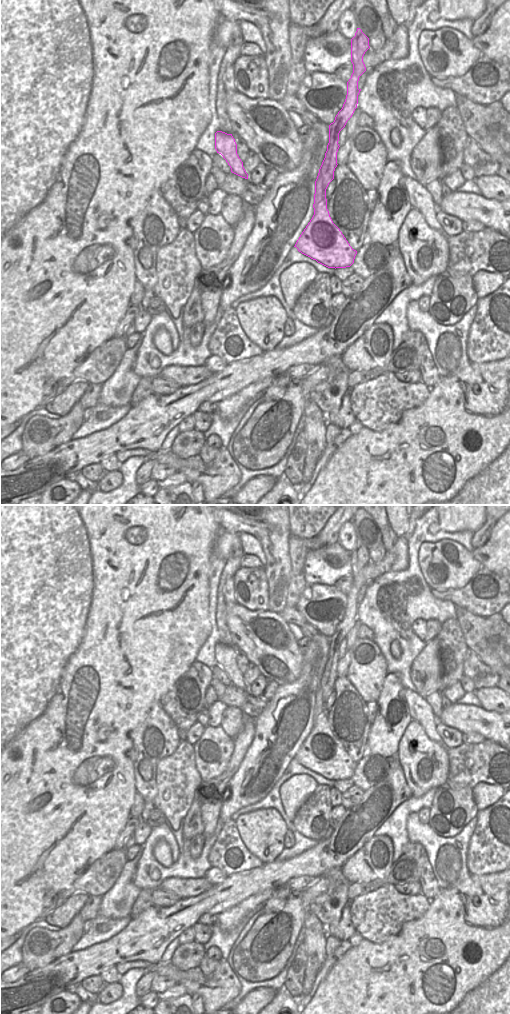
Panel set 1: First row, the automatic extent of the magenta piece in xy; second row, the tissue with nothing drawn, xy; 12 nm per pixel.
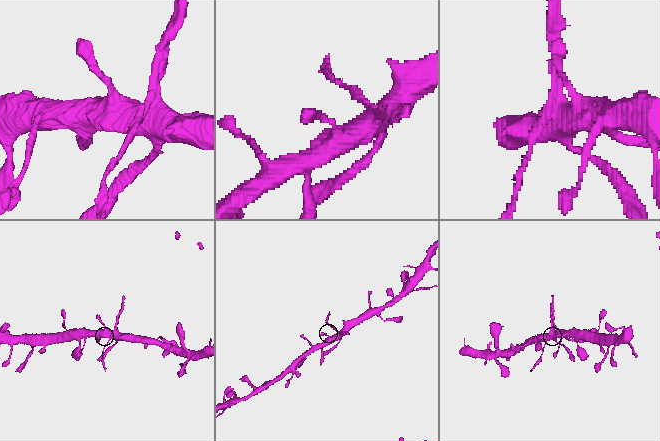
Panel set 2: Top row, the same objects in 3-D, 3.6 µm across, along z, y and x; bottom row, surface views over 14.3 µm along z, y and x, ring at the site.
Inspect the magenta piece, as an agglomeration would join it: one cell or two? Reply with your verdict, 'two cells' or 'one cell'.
two cells

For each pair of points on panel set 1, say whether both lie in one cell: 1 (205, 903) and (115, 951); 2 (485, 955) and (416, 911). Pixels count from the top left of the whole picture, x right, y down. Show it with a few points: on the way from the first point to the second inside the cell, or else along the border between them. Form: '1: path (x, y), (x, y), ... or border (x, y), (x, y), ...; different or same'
1: path (182, 915), (156, 927), (145, 938), (137, 941); same
2: border (430, 901), (419, 918), (406, 921), (402, 928); different

